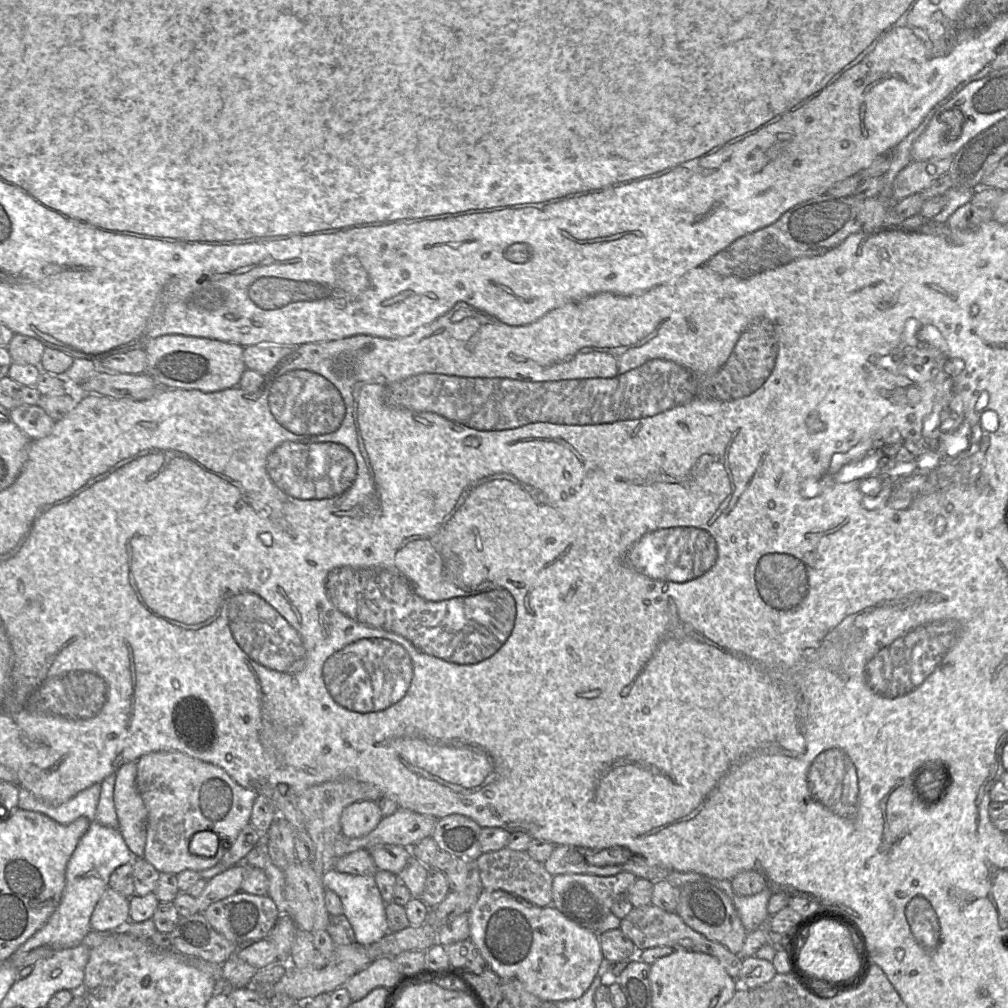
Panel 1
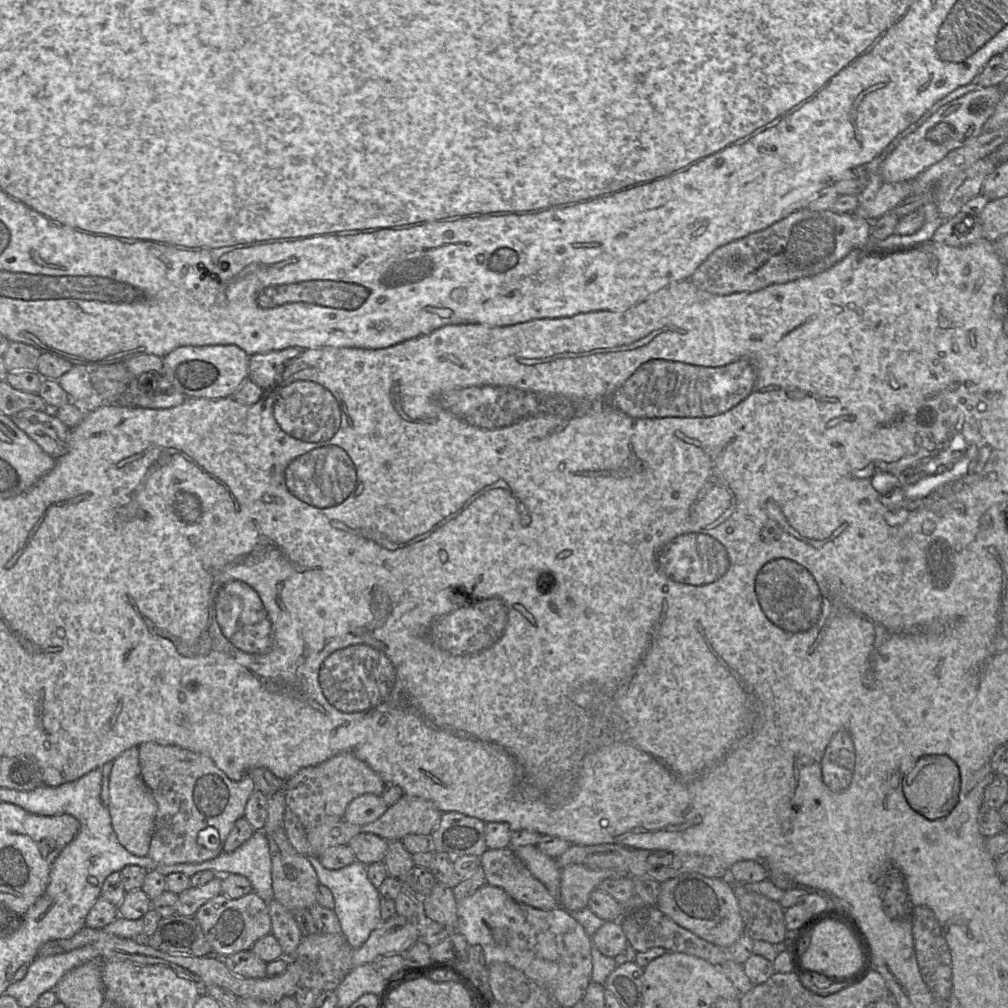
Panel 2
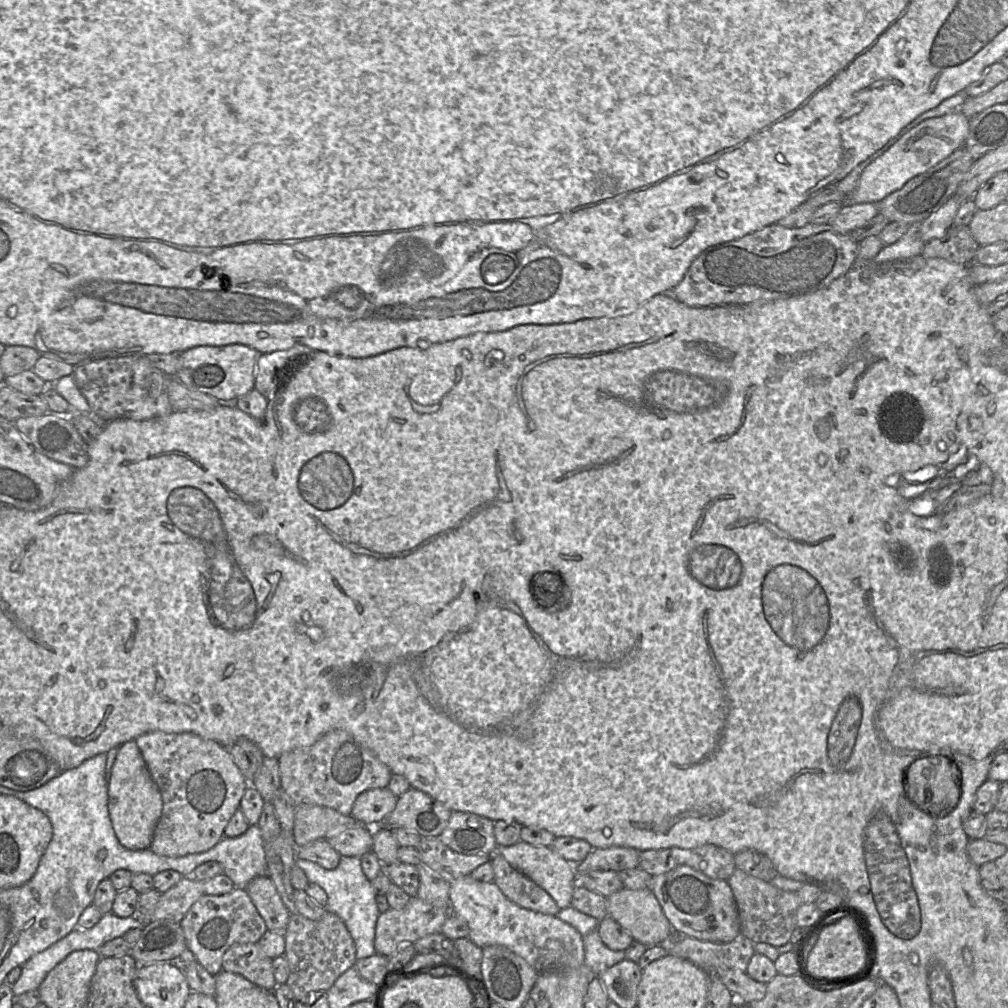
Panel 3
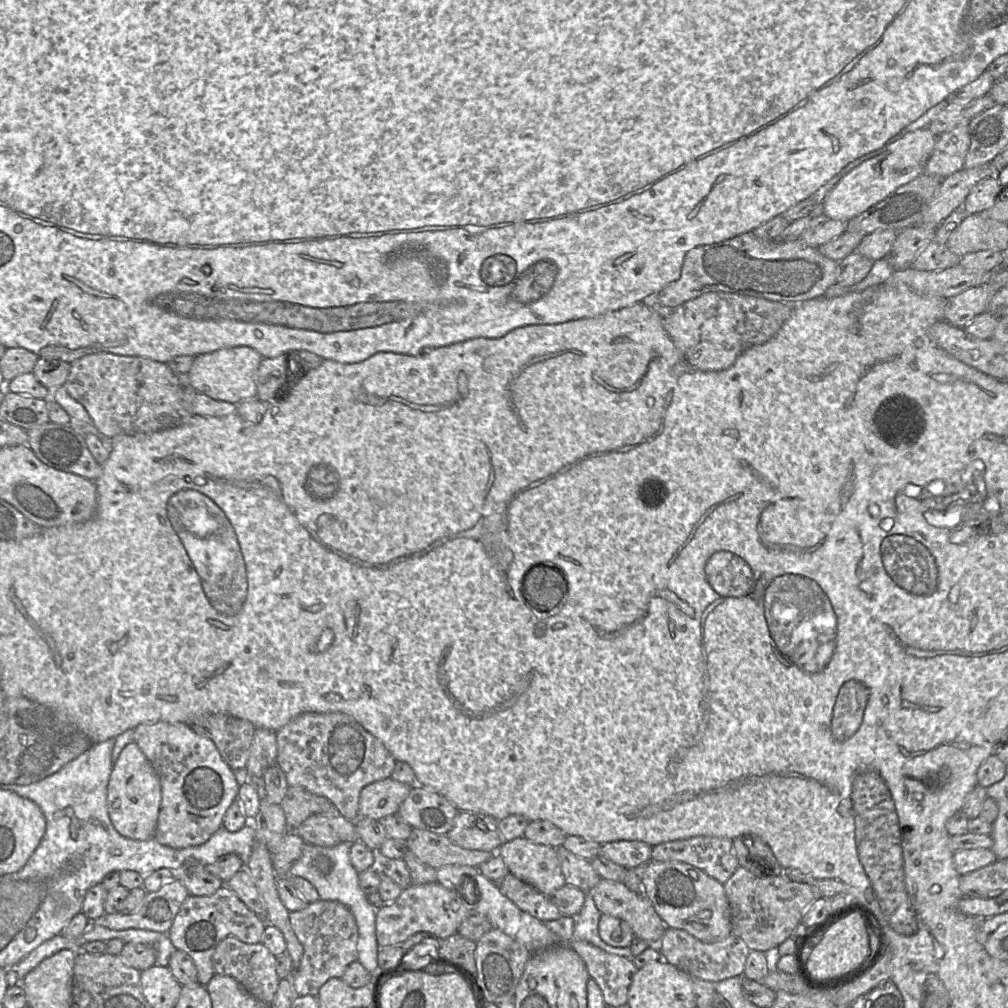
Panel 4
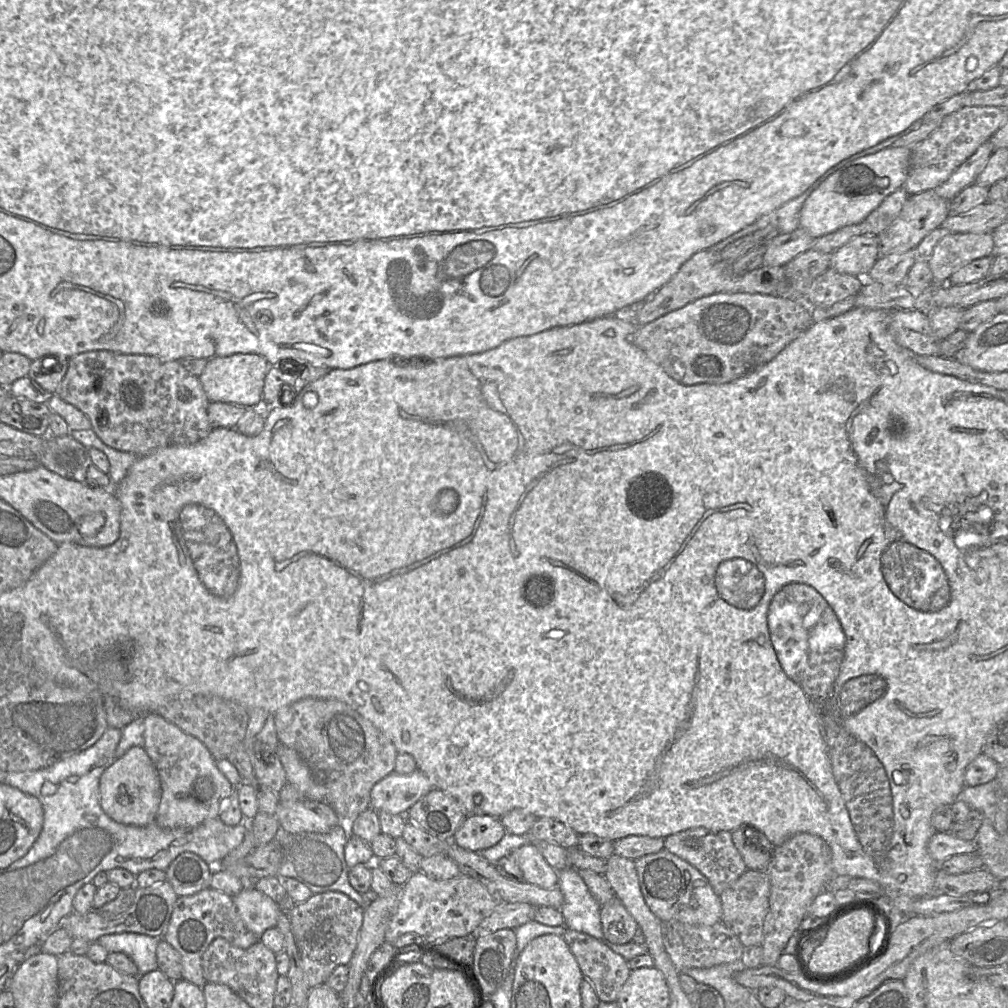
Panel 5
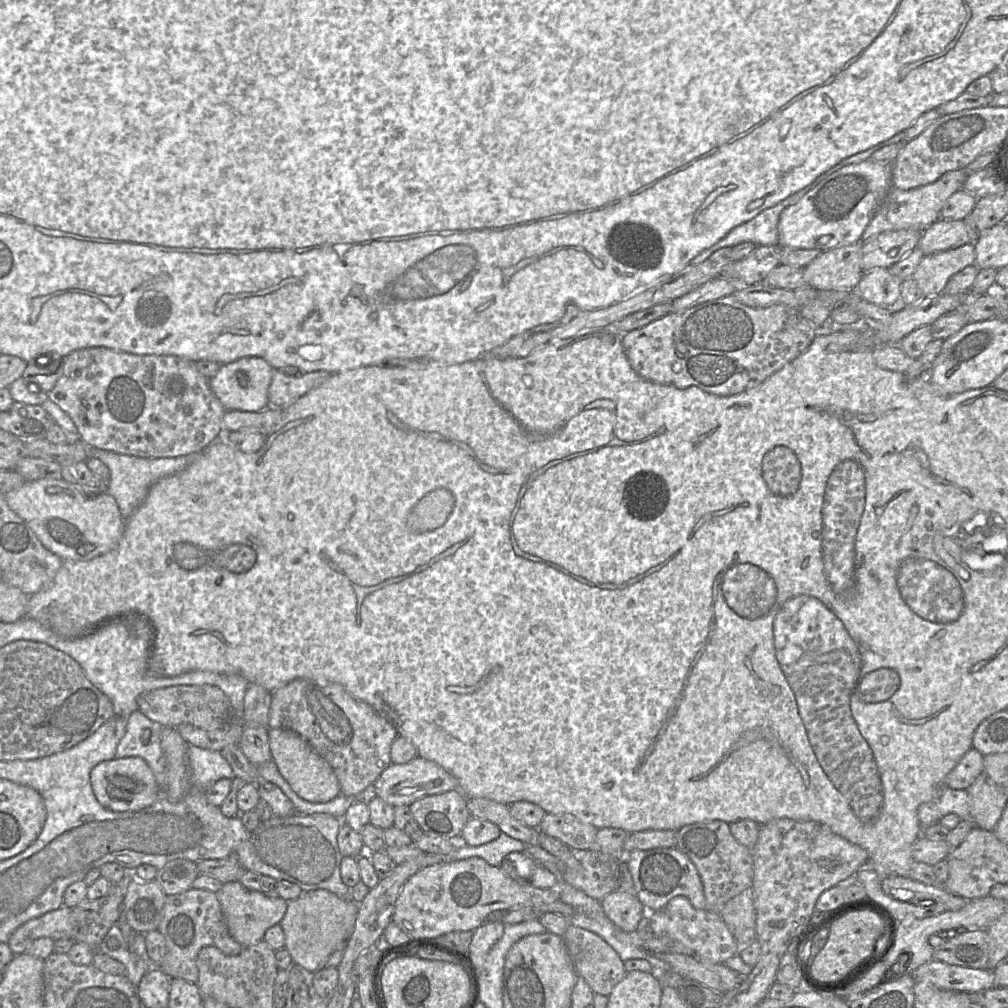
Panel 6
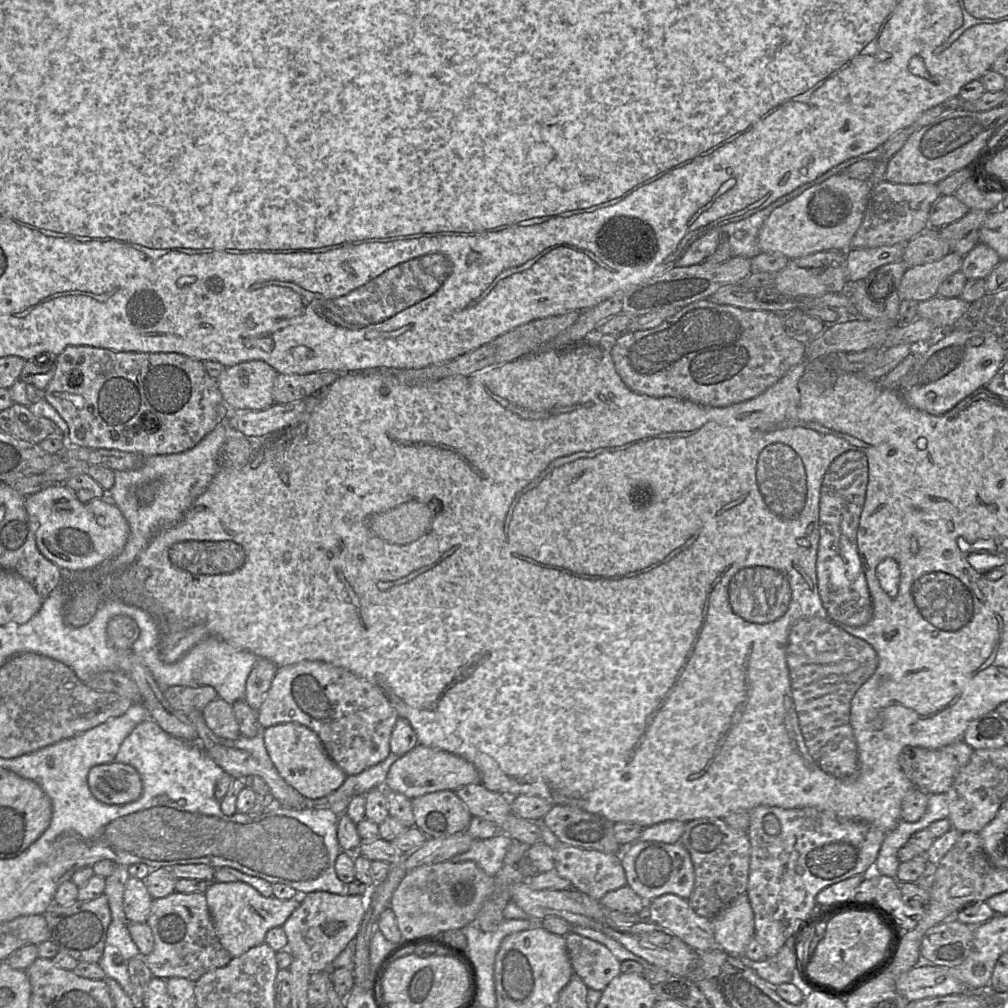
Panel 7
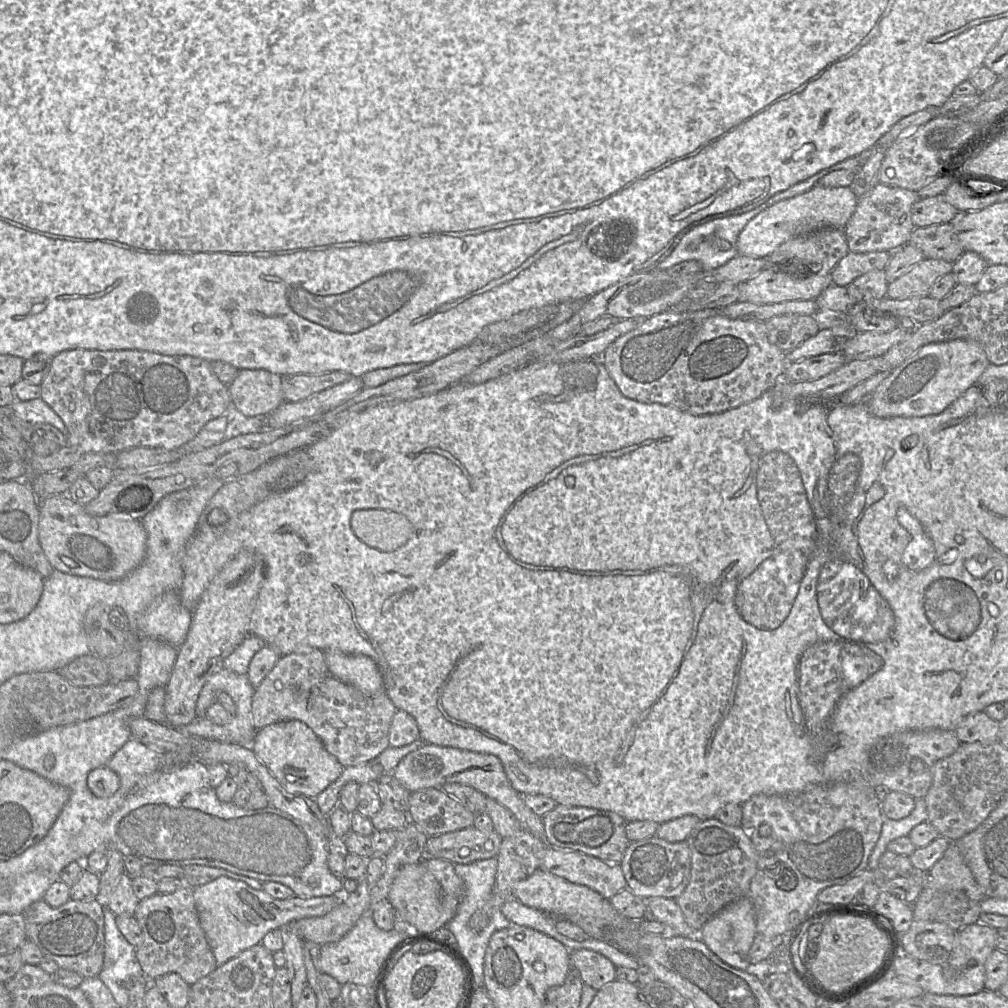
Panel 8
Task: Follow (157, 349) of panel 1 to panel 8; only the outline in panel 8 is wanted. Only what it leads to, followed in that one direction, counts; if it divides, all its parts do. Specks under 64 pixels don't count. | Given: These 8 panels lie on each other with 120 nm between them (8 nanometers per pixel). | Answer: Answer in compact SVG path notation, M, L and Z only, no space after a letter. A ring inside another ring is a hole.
M241 369L228 385L231 402L246 417L266 417L283 402L283 377L265 369Z

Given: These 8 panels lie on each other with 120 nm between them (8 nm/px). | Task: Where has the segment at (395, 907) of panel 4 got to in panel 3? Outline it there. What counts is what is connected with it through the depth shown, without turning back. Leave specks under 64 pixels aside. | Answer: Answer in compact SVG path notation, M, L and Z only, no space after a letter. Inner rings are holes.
M418 896L410 897L408 903L402 909L390 908L380 913L376 923L374 939L376 954L388 957L404 945L413 944L429 934L440 933L450 914L452 914L451 906L450 909L437 907L423 901Z

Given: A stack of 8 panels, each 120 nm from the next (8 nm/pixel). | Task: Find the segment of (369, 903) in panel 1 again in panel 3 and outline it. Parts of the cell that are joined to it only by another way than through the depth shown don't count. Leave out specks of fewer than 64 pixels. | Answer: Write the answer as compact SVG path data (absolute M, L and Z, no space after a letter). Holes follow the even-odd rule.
M341 856L339 864L332 870L305 859L296 859L296 865L304 871L309 883L317 884L326 892L326 911L336 914L345 923L355 944L356 960L376 954L374 939L380 912L376 904L376 894L362 871L360 857Z

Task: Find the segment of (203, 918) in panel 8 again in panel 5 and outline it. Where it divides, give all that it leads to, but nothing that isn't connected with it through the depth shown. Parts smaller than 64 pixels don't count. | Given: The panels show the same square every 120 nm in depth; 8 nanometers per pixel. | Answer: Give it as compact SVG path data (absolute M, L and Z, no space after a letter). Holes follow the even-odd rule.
M246 885L232 899L246 928L259 940L267 929L276 927L281 908L263 892Z

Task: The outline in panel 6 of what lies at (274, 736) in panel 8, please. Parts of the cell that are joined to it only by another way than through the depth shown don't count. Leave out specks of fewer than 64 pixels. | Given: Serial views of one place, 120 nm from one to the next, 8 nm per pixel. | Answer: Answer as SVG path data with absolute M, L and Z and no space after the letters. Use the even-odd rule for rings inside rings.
M286 729L268 730L270 751L282 777L293 791L309 802L326 803L340 794L338 778L329 765L299 734Z

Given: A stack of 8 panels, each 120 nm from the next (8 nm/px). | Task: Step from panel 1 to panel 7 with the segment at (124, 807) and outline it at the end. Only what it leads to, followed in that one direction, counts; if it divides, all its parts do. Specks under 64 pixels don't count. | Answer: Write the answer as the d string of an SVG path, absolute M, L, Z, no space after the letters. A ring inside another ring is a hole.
M111 762L92 767L88 773L92 795L106 805L123 805L136 801L143 786L139 773L128 764Z

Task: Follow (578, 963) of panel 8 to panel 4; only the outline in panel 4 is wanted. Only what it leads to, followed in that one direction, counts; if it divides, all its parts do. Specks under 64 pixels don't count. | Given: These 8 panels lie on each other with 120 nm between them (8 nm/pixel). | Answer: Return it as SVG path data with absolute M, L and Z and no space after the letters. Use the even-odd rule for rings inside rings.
M586 941L567 943L584 961L588 974L600 987L606 1006L627 1004L628 989L638 971L633 960L605 952Z

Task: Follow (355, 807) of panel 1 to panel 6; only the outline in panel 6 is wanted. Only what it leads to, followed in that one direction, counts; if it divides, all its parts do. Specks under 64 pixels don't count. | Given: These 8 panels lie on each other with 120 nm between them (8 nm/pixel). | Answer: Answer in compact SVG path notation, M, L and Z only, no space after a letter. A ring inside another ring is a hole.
M417 756L404 764L391 763L373 784L373 794L393 807L406 805L429 795L459 790L457 779L437 763Z

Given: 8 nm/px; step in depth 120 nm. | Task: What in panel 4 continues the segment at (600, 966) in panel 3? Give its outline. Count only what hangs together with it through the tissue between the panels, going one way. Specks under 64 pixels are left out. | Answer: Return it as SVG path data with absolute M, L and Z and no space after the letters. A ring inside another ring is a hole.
M586 892L585 901L580 912L574 916L573 939L586 941L607 953L627 957L633 960L629 947L613 947L599 936L598 924L601 913L591 895Z

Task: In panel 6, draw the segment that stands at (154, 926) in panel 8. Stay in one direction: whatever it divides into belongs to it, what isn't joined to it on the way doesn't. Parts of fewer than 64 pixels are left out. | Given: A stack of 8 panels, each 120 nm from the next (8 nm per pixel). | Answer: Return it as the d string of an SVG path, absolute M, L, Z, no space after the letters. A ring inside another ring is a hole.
M191 888L167 896L158 931L164 936L167 954L160 968L171 979L184 979L196 984L199 978L197 956L206 946L215 946L227 956L238 955L244 948L229 933L216 893Z

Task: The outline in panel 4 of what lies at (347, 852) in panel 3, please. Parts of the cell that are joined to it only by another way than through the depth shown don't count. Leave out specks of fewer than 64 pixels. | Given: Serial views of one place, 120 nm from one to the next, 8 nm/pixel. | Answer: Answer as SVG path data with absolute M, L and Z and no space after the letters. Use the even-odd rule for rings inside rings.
M341 814L311 815L291 831L302 837L305 843L317 846L332 847L342 842L353 843L357 840L354 821Z

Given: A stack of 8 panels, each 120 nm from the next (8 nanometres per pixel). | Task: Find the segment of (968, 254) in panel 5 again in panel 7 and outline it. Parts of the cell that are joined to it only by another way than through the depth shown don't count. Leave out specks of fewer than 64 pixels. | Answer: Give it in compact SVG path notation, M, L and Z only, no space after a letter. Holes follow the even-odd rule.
M951 251L938 260L909 267L898 287L902 299L918 302L938 295L940 284L950 275L961 271L963 256Z

